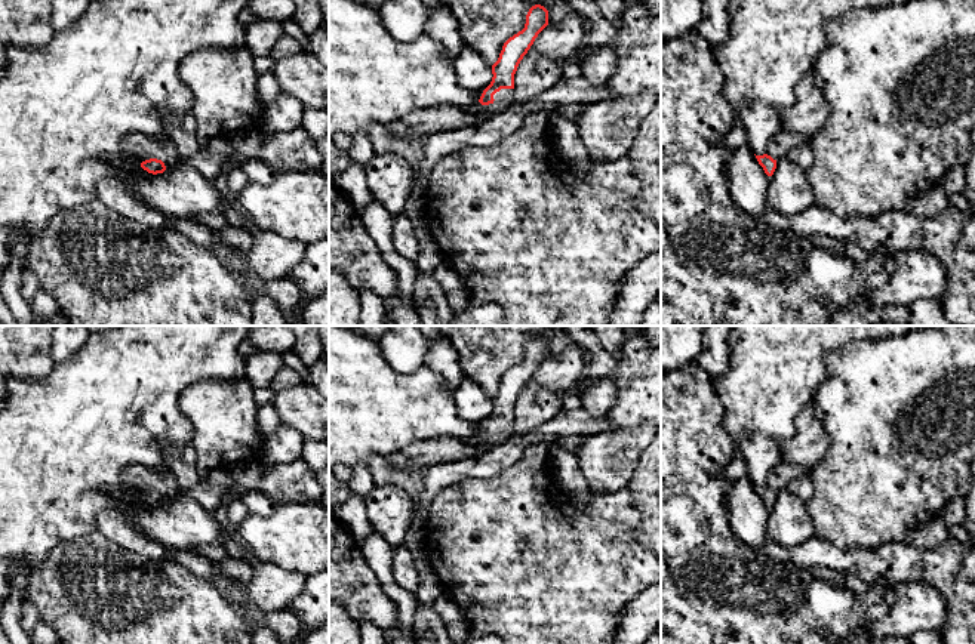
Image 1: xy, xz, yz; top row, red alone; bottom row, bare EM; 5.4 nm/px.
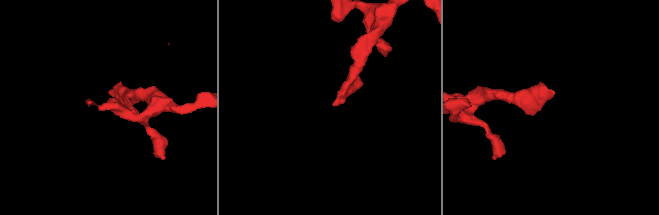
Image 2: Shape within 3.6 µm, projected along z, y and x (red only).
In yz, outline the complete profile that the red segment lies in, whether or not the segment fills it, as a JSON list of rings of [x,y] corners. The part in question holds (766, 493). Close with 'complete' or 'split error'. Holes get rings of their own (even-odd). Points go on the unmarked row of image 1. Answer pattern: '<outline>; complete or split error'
[[[779,462],[779,465],[768,477],[768,484],[763,487],[756,487],[756,490],[765,505],[772,508],[776,500],[776,493],[787,489],[794,478],[803,475],[811,475],[811,469],[788,462]]]; split error

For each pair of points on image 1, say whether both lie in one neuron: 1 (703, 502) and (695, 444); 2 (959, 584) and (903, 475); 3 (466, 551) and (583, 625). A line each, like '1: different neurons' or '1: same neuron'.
1: same neuron
2: different neurons
3: same neuron

